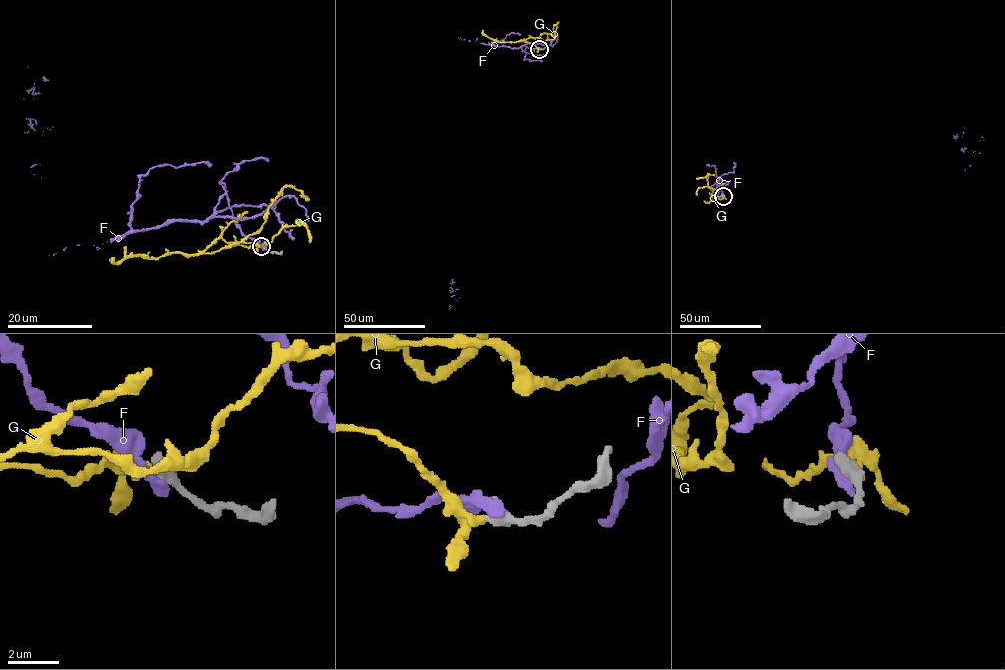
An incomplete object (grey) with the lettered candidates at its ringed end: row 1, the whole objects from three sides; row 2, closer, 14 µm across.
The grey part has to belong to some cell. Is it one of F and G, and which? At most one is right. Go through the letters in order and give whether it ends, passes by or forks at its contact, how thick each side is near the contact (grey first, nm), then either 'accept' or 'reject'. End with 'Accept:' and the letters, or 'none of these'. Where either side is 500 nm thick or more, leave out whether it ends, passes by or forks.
F: 650 nm thick on the grey side, 500 nm on the other; reject
G: 650 nm thick on the grey side, 360 nm on the other; accept
Accept: G

